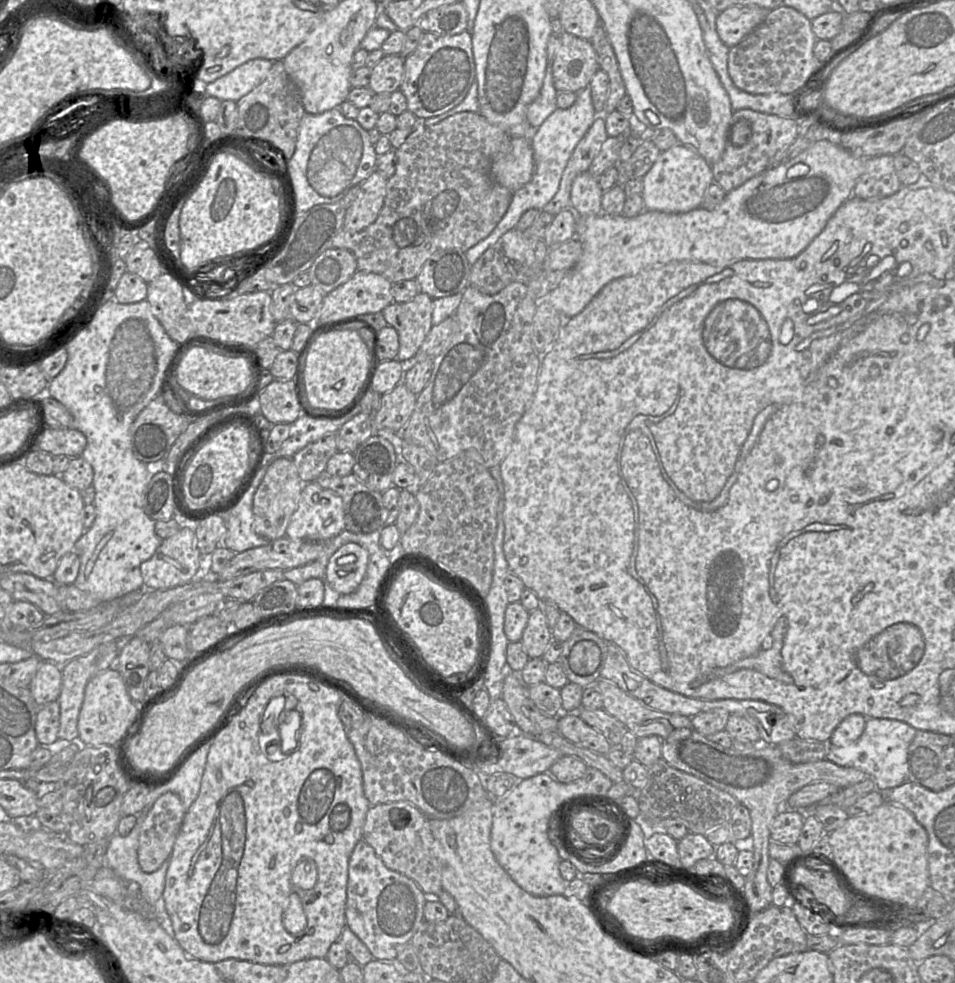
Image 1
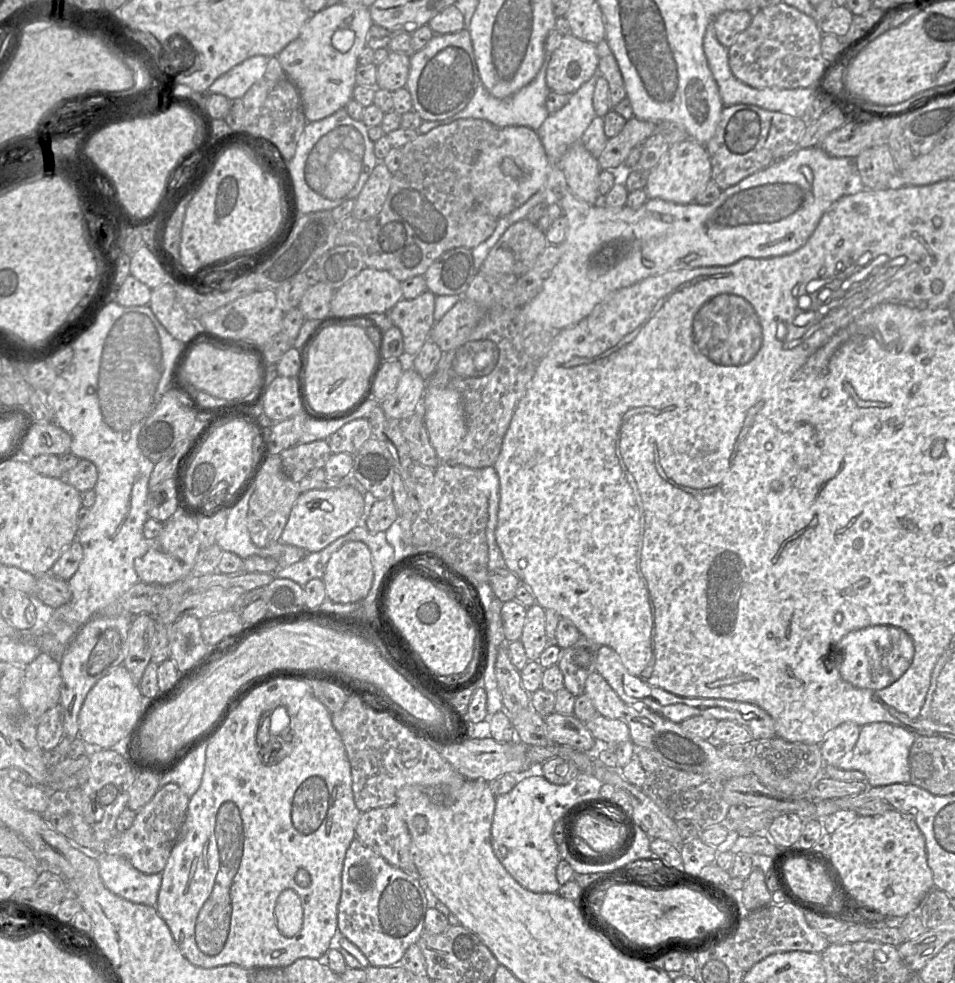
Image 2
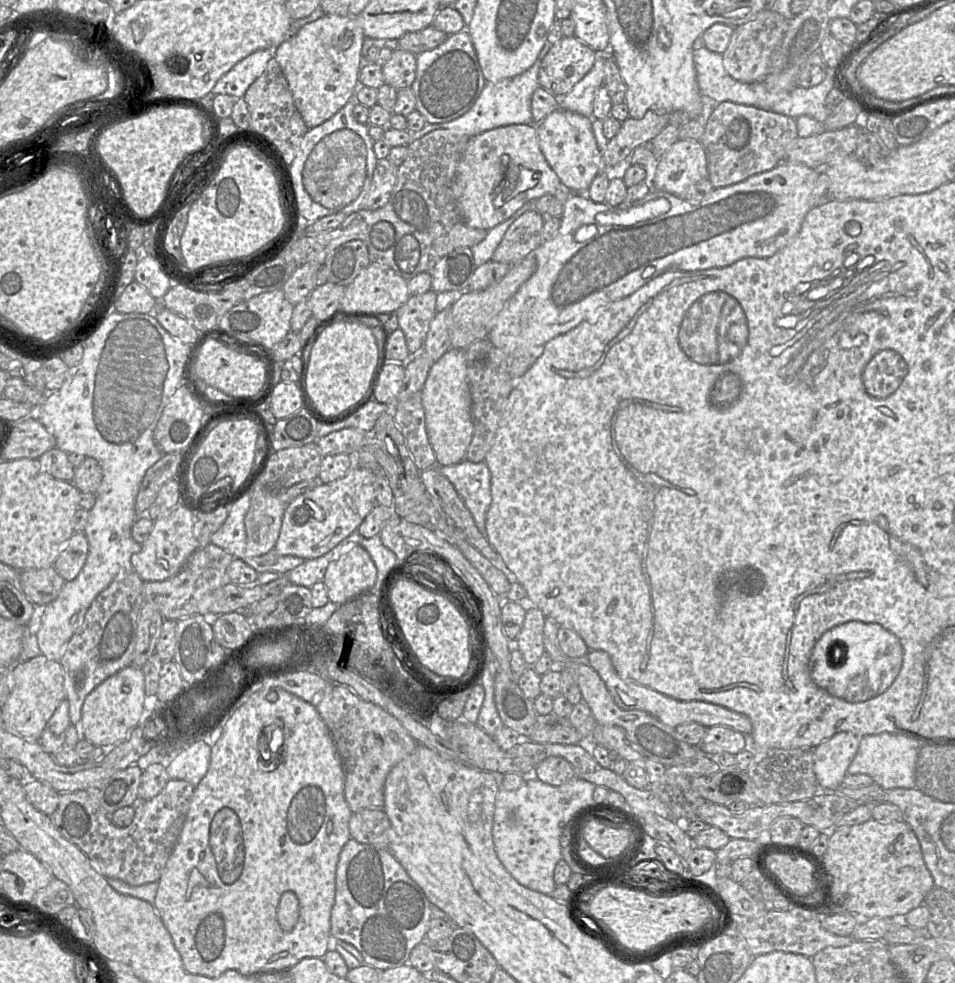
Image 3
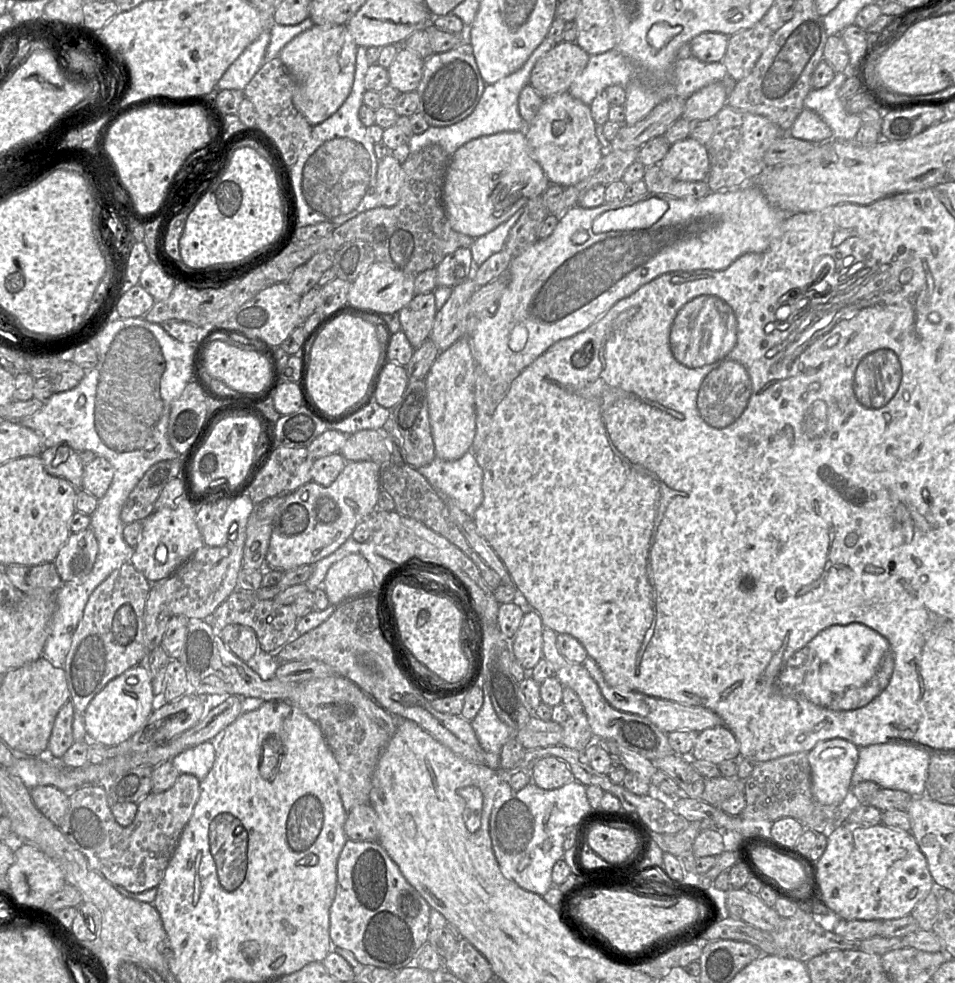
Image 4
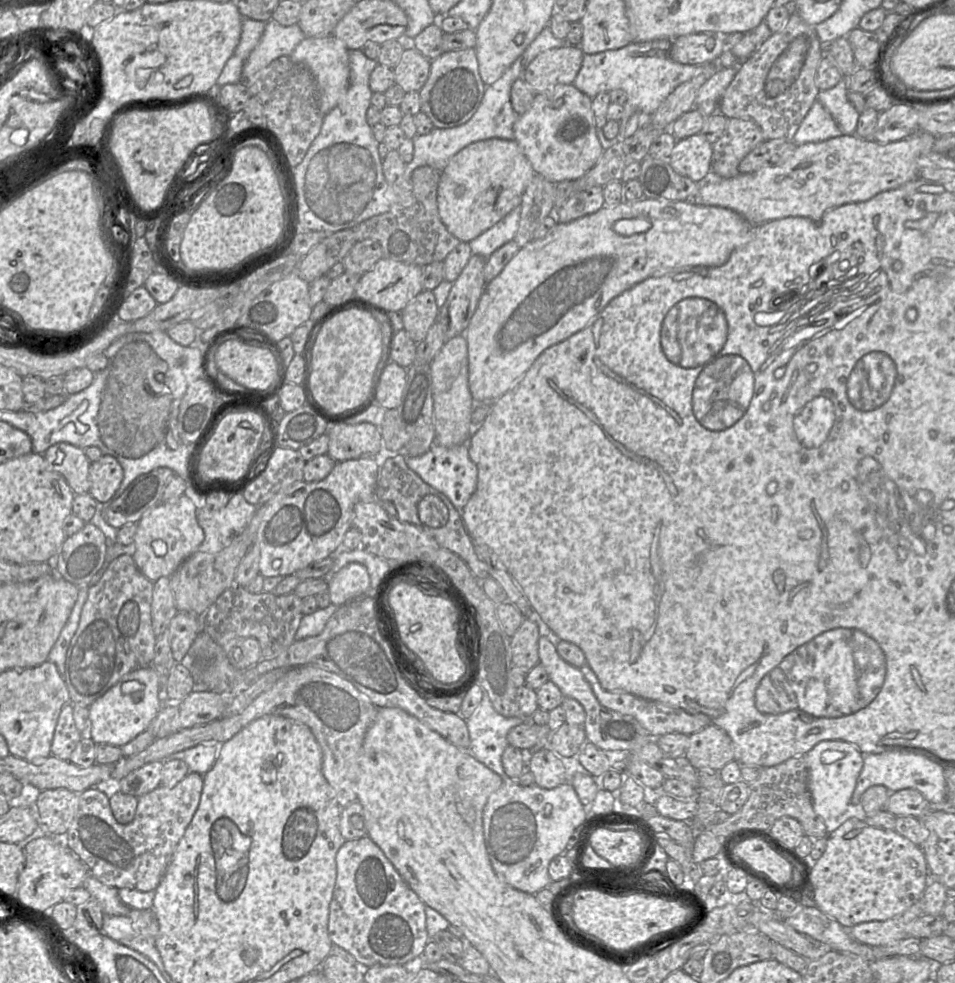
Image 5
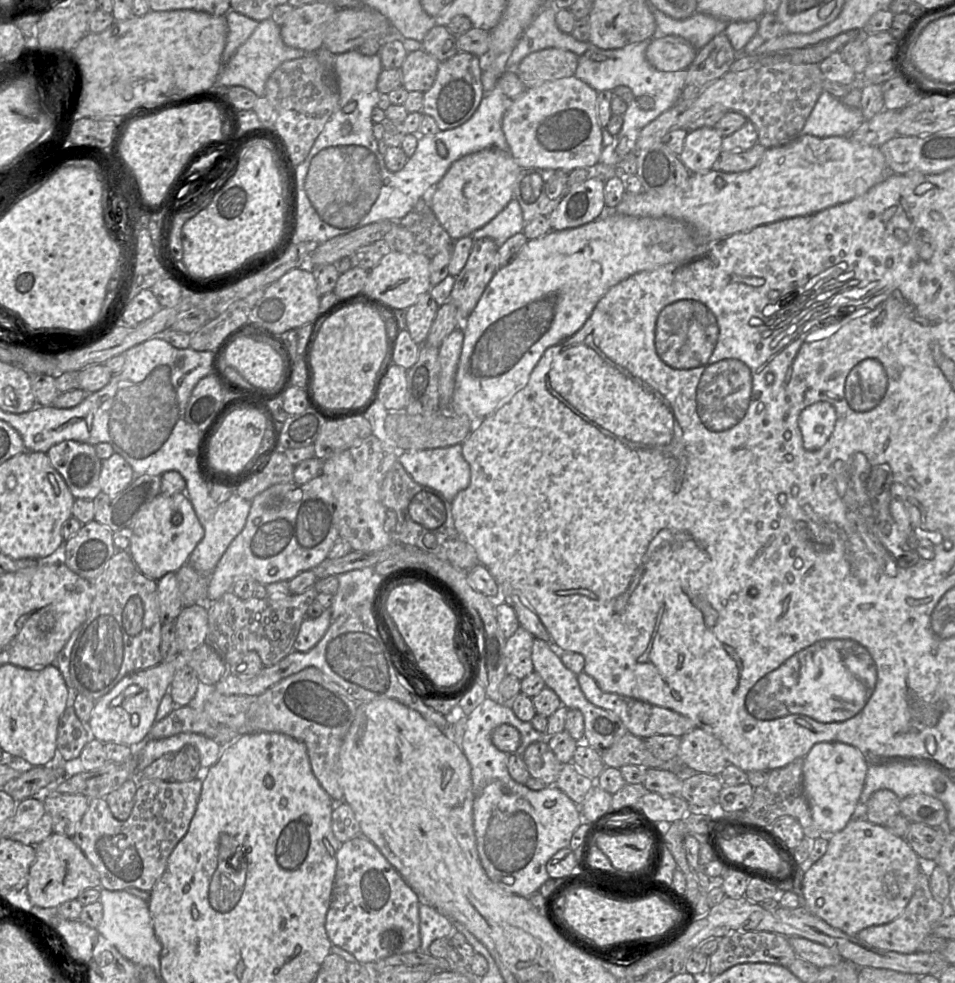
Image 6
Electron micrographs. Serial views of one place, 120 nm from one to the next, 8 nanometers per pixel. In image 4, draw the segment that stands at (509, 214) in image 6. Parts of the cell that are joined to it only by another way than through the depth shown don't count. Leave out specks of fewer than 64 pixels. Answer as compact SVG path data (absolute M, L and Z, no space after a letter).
M524 207L517 210L507 221L501 223L492 231L474 239L469 248L471 249L475 267L479 267L490 256L504 249L511 228L516 224L523 212Z

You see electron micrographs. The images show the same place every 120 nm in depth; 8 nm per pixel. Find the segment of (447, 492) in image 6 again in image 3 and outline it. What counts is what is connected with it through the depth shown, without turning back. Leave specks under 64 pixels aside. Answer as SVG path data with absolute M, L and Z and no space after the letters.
M463 460L455 465L438 467L453 485L472 514L479 531L486 536L486 513L491 503L491 474L487 464Z

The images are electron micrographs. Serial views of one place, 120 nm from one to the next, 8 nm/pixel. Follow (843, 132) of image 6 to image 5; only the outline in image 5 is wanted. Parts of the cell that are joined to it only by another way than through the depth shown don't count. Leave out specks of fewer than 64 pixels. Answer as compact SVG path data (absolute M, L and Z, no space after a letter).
M816 100L801 122L793 141L796 145L801 145L822 142L841 135L842 131L832 115Z

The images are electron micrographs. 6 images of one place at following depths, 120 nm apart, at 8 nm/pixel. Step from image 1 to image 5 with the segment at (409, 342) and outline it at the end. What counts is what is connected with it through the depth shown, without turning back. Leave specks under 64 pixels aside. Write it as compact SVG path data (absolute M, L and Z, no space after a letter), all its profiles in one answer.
M423 290L402 310L404 330L416 344L436 322L439 309L433 292Z

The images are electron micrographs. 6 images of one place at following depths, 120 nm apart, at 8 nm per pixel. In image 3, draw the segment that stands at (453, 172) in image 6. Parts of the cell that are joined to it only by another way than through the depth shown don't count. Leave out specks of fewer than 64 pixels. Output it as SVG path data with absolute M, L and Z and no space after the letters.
M535 124L501 126L470 137L454 178L454 196L459 213L467 226L476 229L490 230L527 202L535 202L546 194L554 195L564 204L570 191L546 161L539 146Z

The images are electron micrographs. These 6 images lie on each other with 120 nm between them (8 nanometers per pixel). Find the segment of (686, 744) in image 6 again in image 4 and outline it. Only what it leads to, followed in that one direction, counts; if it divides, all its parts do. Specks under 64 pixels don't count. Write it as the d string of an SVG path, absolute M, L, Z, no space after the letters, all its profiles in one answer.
M725 725L707 728L698 733L689 756L690 759L704 760L715 765L739 757L739 743Z

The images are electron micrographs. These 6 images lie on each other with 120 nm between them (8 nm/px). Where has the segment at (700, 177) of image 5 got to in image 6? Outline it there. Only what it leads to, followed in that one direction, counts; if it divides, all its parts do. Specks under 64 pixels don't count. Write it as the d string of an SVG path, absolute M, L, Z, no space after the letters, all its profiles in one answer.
M714 127L689 131L679 159L691 173L714 169L722 153L722 140Z

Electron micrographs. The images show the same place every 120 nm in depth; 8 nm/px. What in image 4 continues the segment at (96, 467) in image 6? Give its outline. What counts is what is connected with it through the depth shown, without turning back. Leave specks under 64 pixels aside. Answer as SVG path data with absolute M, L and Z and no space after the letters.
M66 444L45 448L40 455L47 473L70 482L81 489L84 467L78 452Z

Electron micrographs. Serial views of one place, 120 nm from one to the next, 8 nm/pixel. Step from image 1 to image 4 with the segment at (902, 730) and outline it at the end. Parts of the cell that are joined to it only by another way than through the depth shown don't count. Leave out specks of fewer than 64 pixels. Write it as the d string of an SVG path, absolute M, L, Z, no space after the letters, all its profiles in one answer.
M894 742L859 747L859 758L851 778L851 787L863 782L875 782L880 788L901 790L911 796L926 796L929 753L923 748L928 746L907 746Z

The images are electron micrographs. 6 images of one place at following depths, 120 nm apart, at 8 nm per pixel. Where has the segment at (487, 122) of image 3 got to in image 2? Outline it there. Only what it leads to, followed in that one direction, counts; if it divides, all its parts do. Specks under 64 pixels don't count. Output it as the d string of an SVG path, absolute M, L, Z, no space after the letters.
M545 51L543 64L535 78L528 85L522 87L512 96L504 99L496 98L492 96L487 91L482 82L480 82L473 97L463 110L443 120L422 121L416 131L419 134L425 134L436 127L450 124L453 121L459 119L467 118L486 120L499 128L503 128L506 126L526 126L533 129L534 131L537 131L544 122L544 120L550 114L547 111L545 105L547 96L550 92L550 89L547 86L546 82L546 70L550 60L549 56L550 54L548 54L548 52Z

